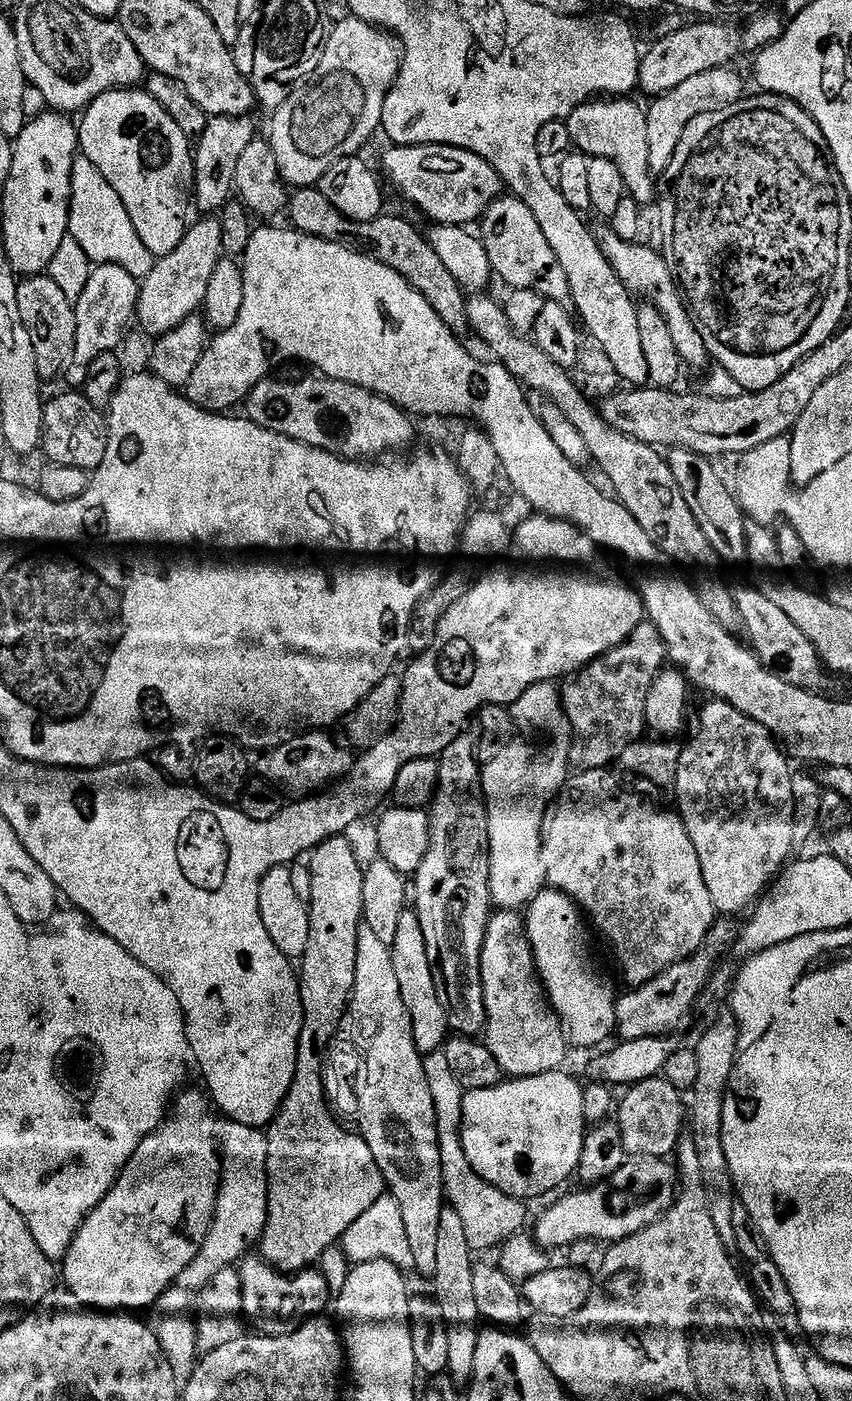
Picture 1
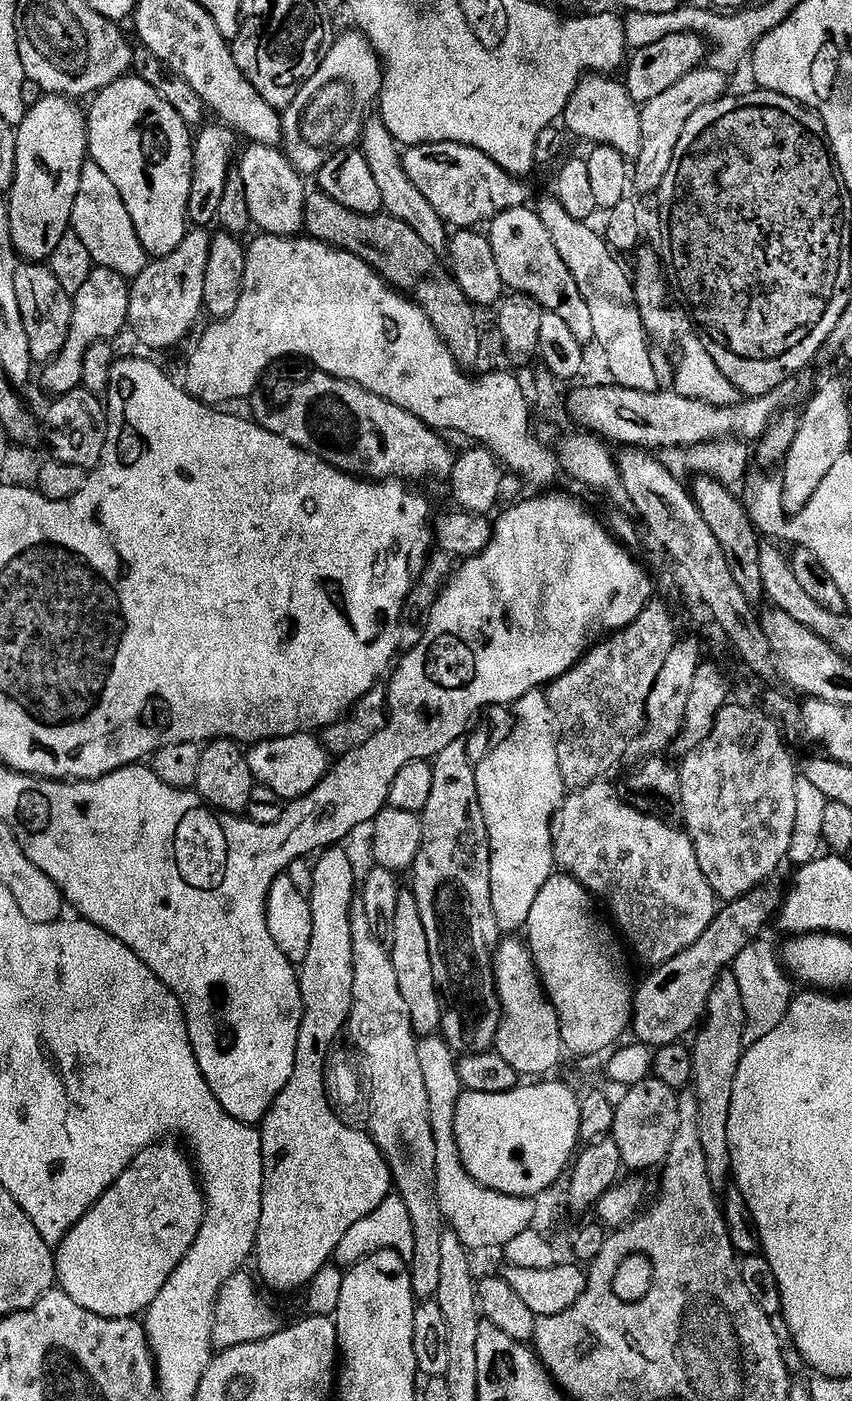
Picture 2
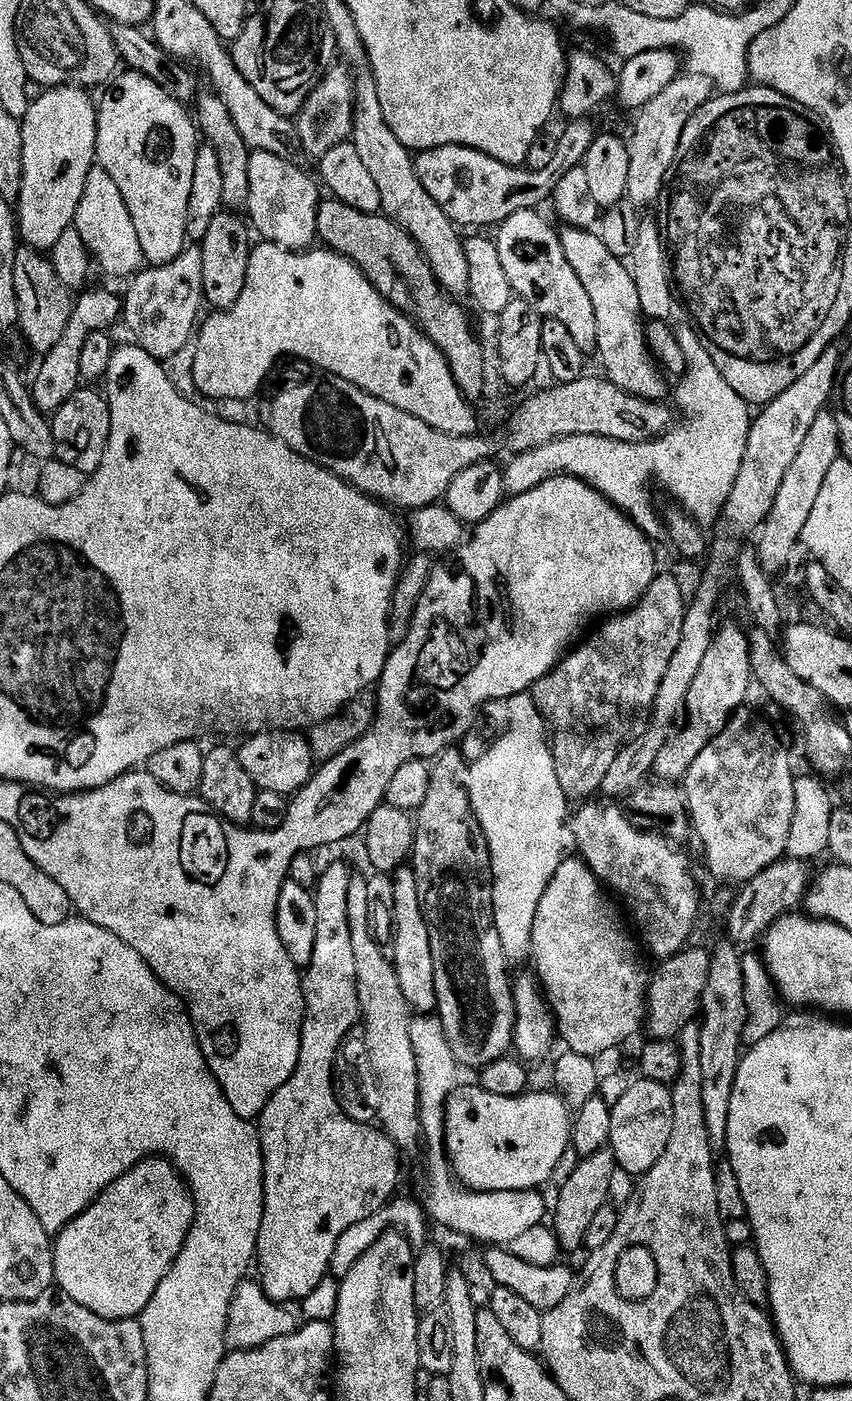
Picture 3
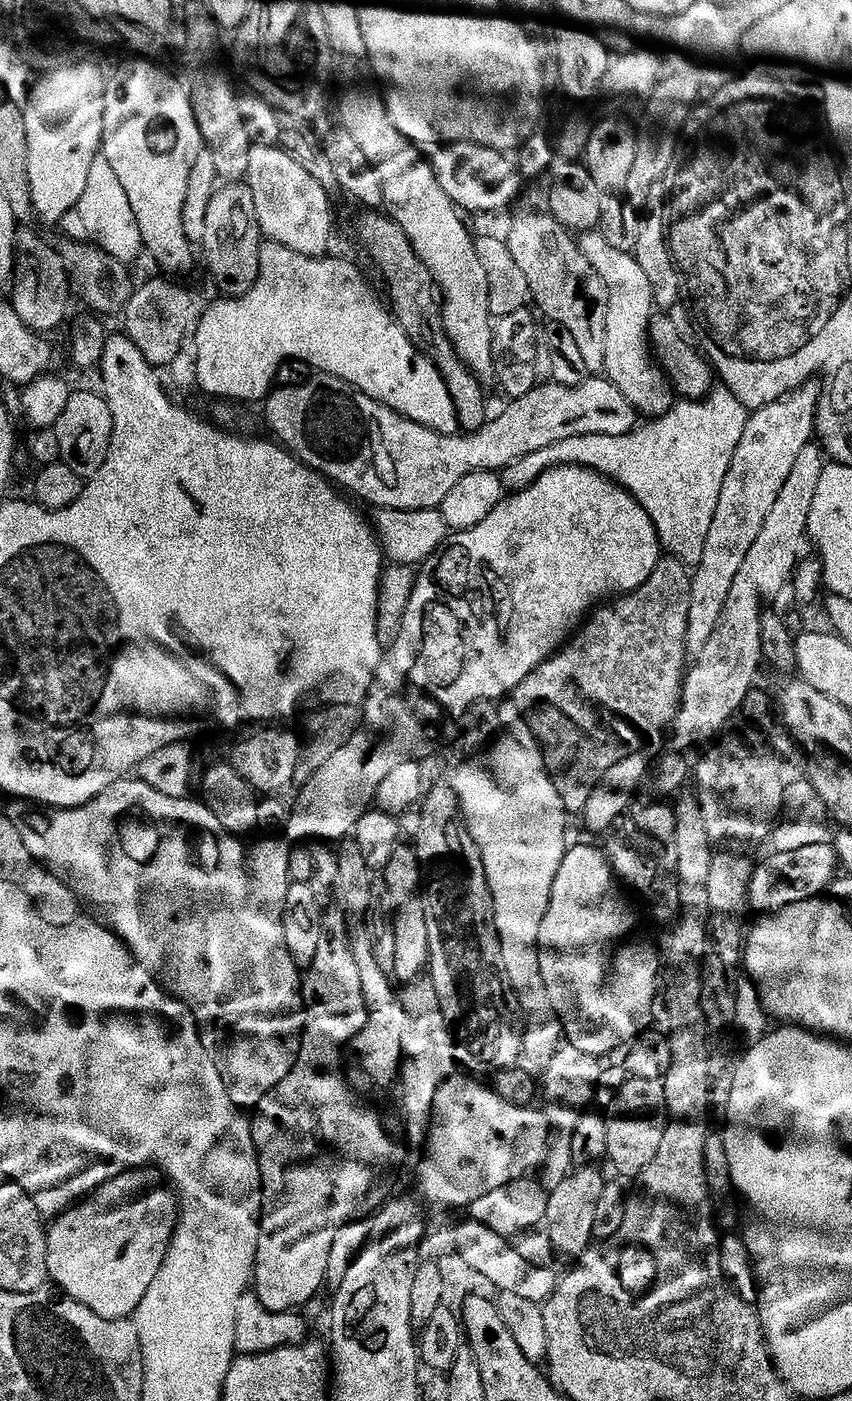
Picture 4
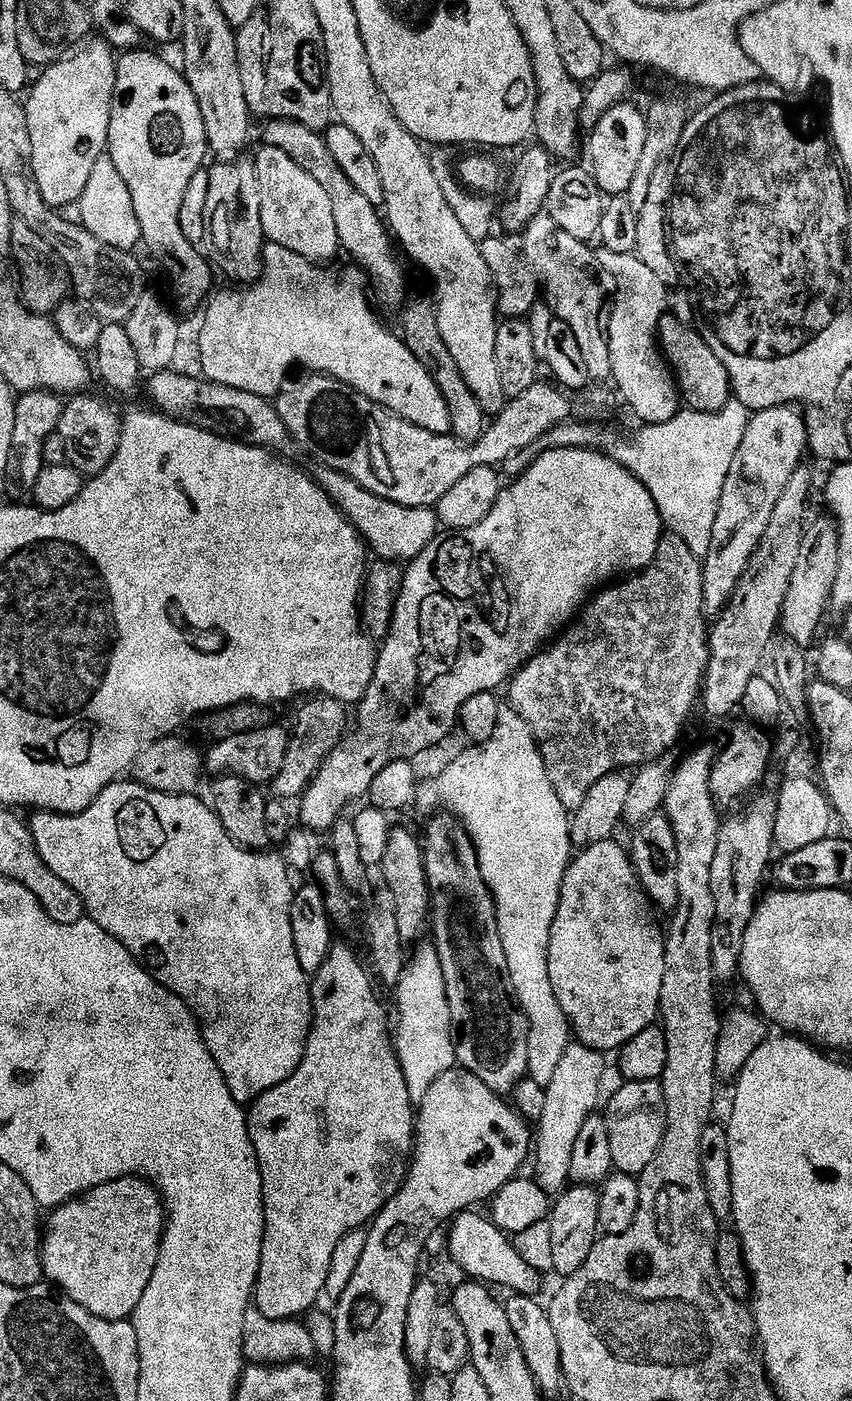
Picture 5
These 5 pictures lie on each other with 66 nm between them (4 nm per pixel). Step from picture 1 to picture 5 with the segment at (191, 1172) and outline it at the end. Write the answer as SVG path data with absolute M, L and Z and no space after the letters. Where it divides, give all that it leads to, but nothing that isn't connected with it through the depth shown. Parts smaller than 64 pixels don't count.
M124 1176L121 1180L112 1180L108 1184L103 1184L97 1188L91 1188L89 1192L85 1192L71 1200L67 1204L61 1204L59 1208L51 1213L52 1216L48 1220L48 1228L42 1232L42 1263L44 1265L44 1276L52 1279L51 1283L63 1295L69 1296L74 1302L78 1302L78 1306L82 1306L92 1316L97 1316L100 1320L126 1320L132 1315L132 1311L138 1306L138 1302L142 1302L142 1294L146 1294L146 1286L150 1286L150 1278L154 1274L154 1266L158 1262L158 1254L160 1253L160 1244L164 1241L164 1222L166 1213L164 1210L164 1202L159 1192L152 1187L146 1180L141 1180L134 1176Z

